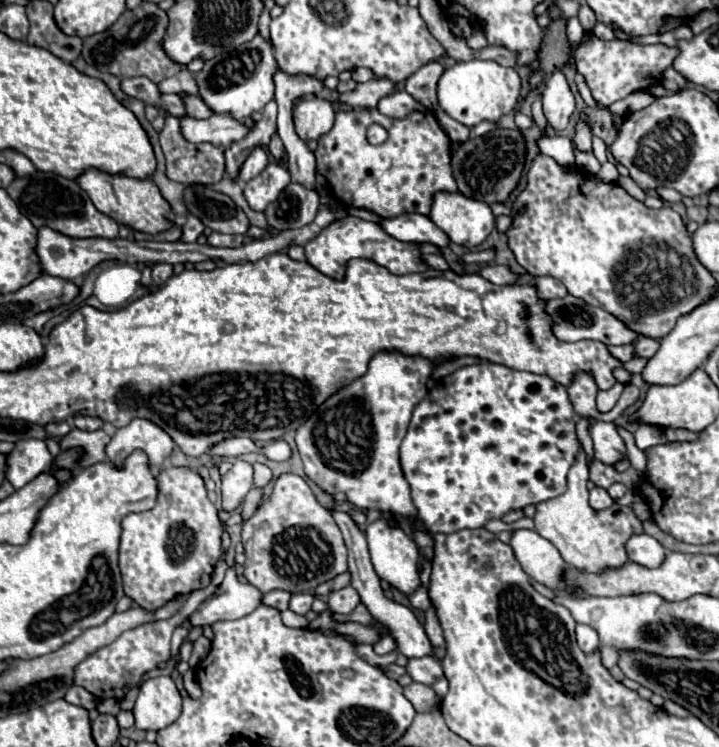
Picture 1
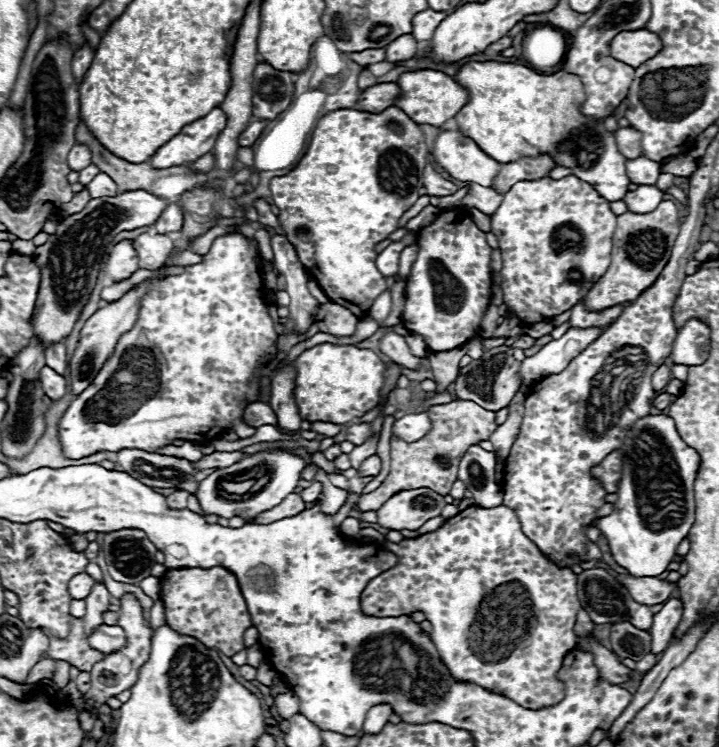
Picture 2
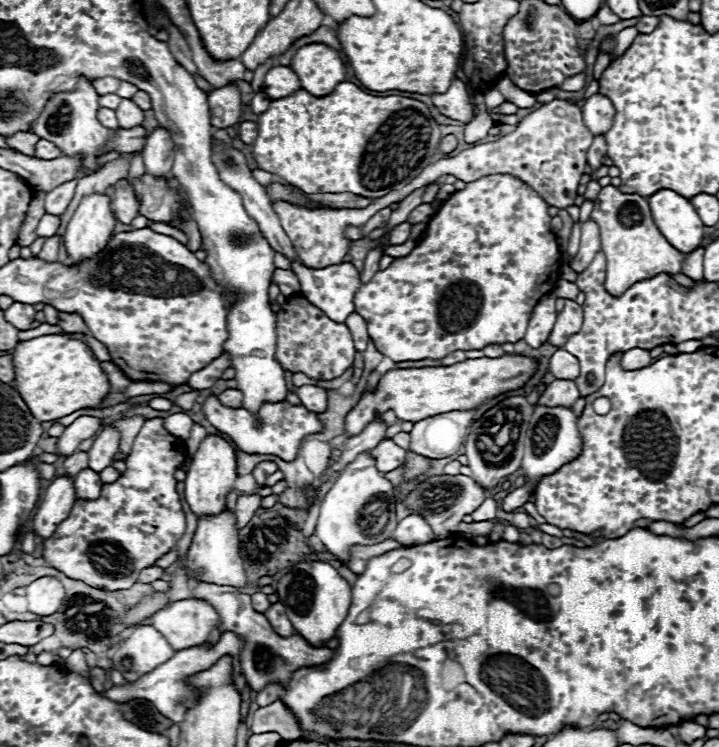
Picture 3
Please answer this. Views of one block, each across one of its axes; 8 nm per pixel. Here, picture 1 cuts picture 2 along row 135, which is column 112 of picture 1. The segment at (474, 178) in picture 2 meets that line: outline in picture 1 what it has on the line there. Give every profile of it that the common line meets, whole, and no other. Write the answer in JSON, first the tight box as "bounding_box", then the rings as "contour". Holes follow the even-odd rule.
{"bounding_box":[106,418,174,470],"contour":[[[138,418],[112,436],[110,444],[106,446],[106,454],[112,464],[120,466],[124,458],[130,456],[136,448],[144,450],[150,458],[150,466],[158,470],[172,454],[174,440],[170,440],[170,436],[162,432],[162,428],[150,424],[150,420]]]}

